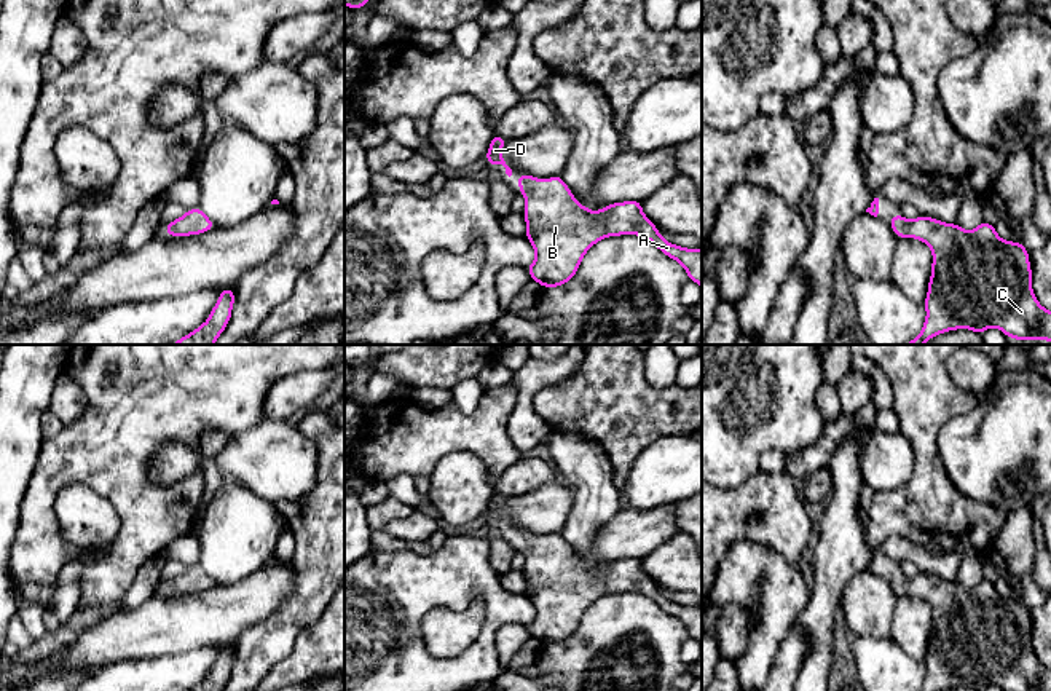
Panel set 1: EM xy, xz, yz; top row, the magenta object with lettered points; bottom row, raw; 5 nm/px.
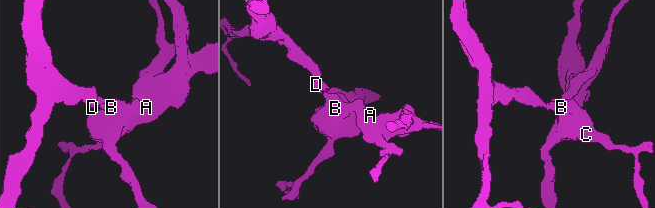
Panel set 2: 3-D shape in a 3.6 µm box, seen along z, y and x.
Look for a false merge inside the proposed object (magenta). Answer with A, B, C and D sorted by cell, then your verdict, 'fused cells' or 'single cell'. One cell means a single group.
A B C D; single cell

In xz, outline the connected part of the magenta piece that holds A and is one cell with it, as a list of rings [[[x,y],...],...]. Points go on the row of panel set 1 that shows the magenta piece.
[[[522,172],[517,180],[518,190],[526,199],[523,217],[526,222],[526,238],[536,252],[534,262],[526,267],[533,281],[545,287],[558,287],[569,282],[587,251],[608,236],[638,235],[649,239],[659,251],[671,260],[676,260],[686,270],[689,281],[702,287],[702,249],[687,249],[668,243],[659,233],[659,228],[644,215],[641,201],[612,203],[600,211],[590,211],[582,206],[560,176],[533,177]]]

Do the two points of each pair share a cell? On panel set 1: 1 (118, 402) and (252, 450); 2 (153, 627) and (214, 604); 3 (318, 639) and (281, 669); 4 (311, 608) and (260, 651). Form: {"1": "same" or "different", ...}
{"1": "different", "2": "same", "3": "same", "4": "same"}

